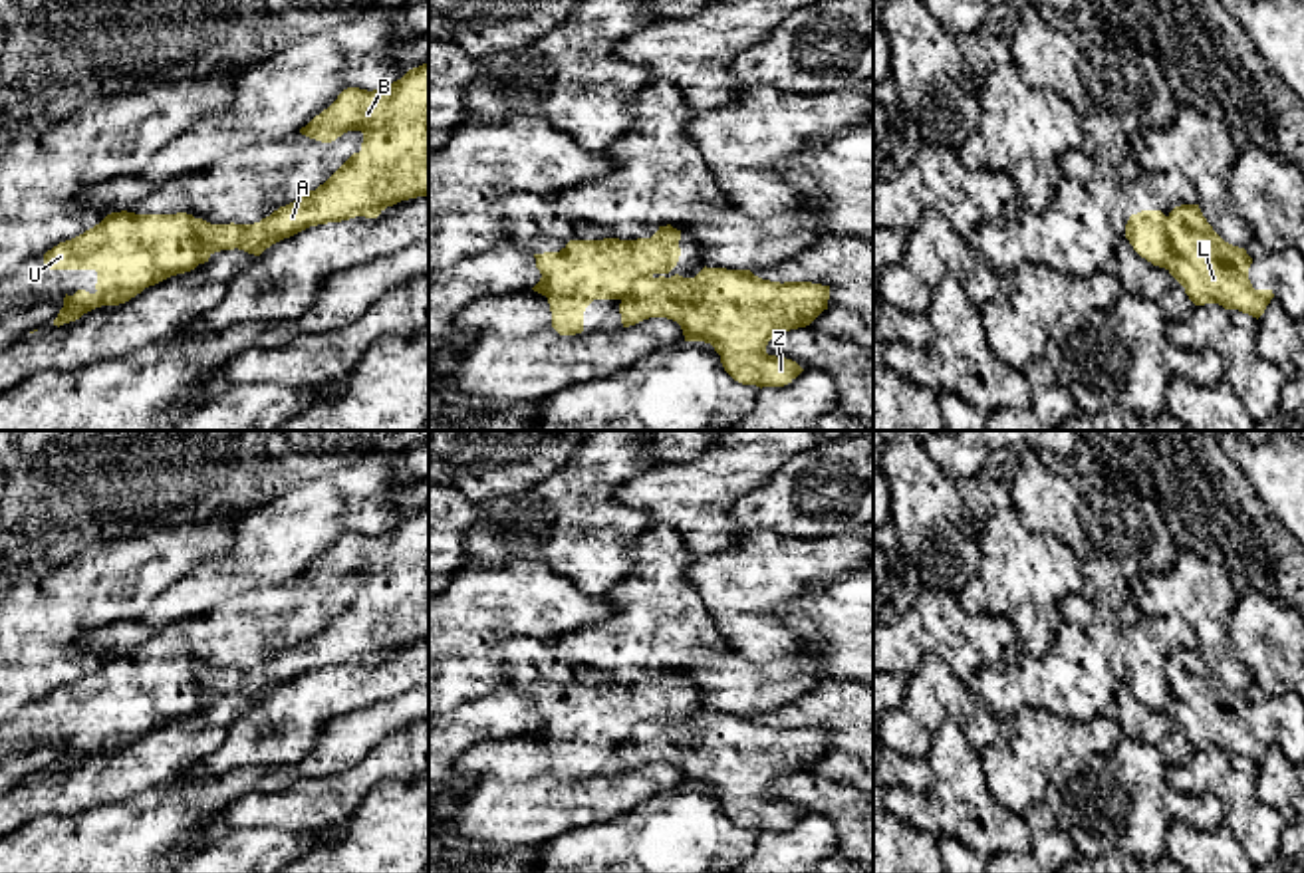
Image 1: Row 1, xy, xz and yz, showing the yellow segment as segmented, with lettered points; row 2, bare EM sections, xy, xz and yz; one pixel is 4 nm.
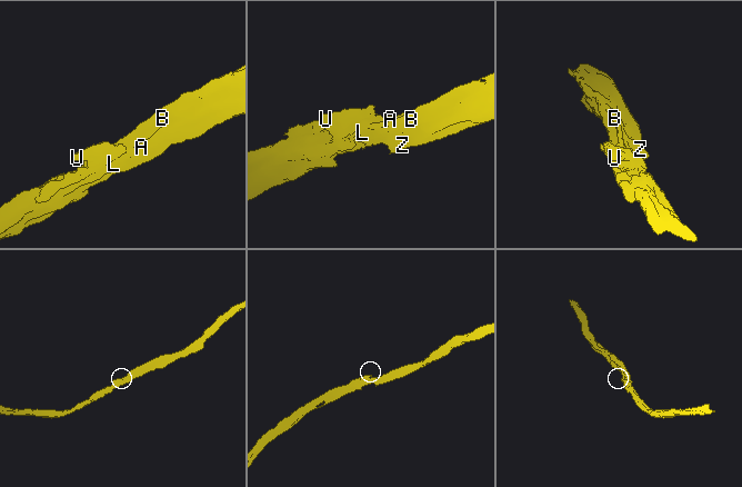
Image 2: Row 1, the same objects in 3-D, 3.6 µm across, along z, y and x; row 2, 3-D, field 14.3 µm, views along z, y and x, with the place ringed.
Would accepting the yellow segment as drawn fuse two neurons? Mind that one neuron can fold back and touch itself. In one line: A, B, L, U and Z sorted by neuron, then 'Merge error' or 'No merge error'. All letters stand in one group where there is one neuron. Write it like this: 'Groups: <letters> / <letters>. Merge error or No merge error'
Groups: A B L Z / U. Merge error

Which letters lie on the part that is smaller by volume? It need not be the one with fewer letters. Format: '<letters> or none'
U

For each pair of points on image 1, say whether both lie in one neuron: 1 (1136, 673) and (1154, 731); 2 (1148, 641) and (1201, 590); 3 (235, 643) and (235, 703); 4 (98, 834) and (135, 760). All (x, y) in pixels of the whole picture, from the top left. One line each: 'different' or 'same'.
1: different
2: different
3: different
4: different

